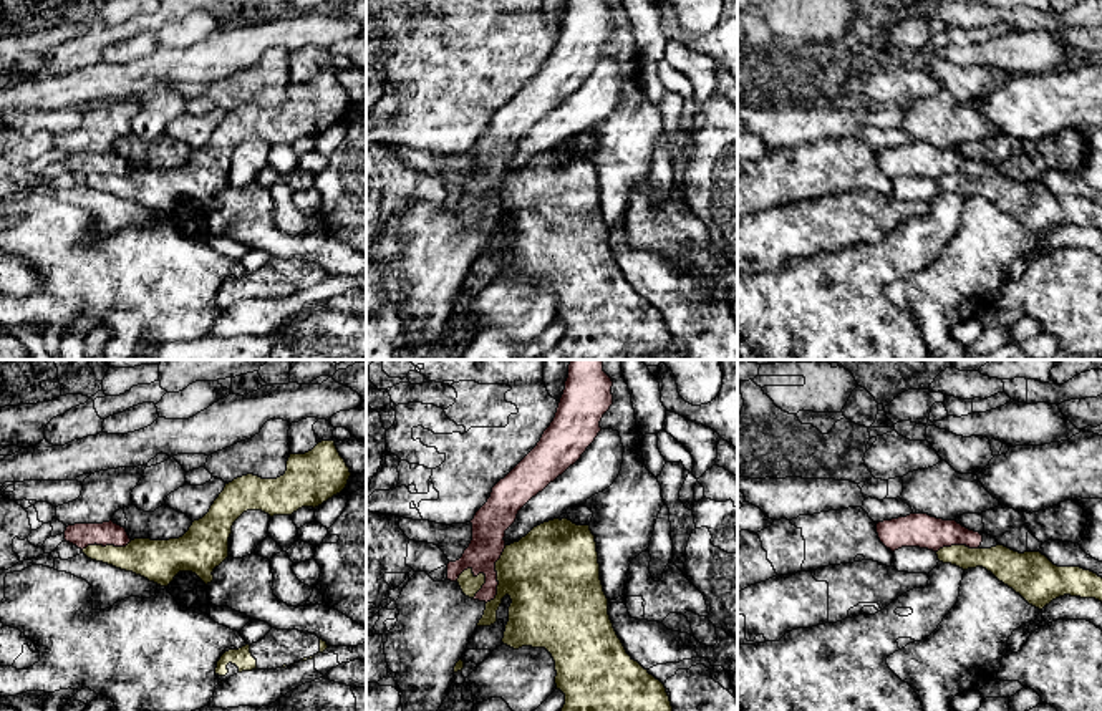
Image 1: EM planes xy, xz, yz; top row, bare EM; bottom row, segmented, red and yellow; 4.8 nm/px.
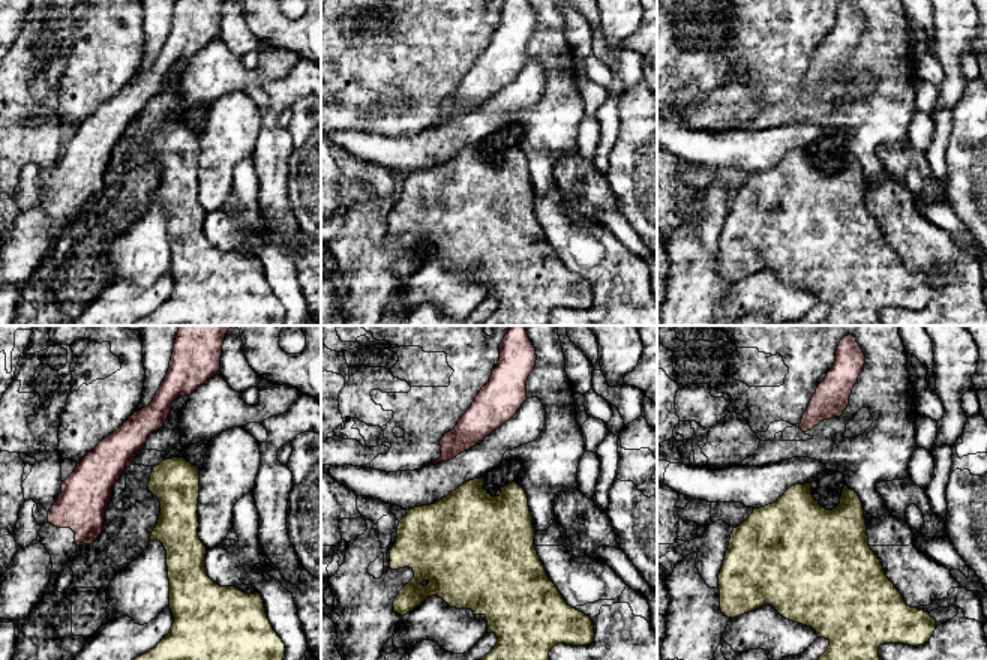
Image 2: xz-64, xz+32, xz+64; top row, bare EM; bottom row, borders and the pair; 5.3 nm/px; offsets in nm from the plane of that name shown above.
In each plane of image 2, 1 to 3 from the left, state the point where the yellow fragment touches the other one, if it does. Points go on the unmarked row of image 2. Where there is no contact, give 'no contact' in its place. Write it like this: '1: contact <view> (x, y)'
1: no contact
2: no contact
3: no contact

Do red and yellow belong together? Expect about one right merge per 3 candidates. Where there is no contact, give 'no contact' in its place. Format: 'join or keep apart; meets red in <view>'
keep apart; meets red in xz

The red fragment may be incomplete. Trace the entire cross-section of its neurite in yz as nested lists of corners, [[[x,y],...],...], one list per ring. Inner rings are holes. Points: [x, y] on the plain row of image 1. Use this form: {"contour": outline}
{"contour": [[[910,143],[877,152],[880,171],[892,181],[901,176],[920,176],[938,181],[943,176],[966,174],[991,177],[998,169],[988,162],[969,159],[956,149],[943,149],[928,143]]]}

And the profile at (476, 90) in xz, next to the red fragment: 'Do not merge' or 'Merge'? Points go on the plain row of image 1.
Do not merge

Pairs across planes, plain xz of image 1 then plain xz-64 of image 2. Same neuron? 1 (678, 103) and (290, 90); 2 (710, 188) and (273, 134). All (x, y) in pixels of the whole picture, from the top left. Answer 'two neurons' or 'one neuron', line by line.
1: one neuron
2: two neurons

